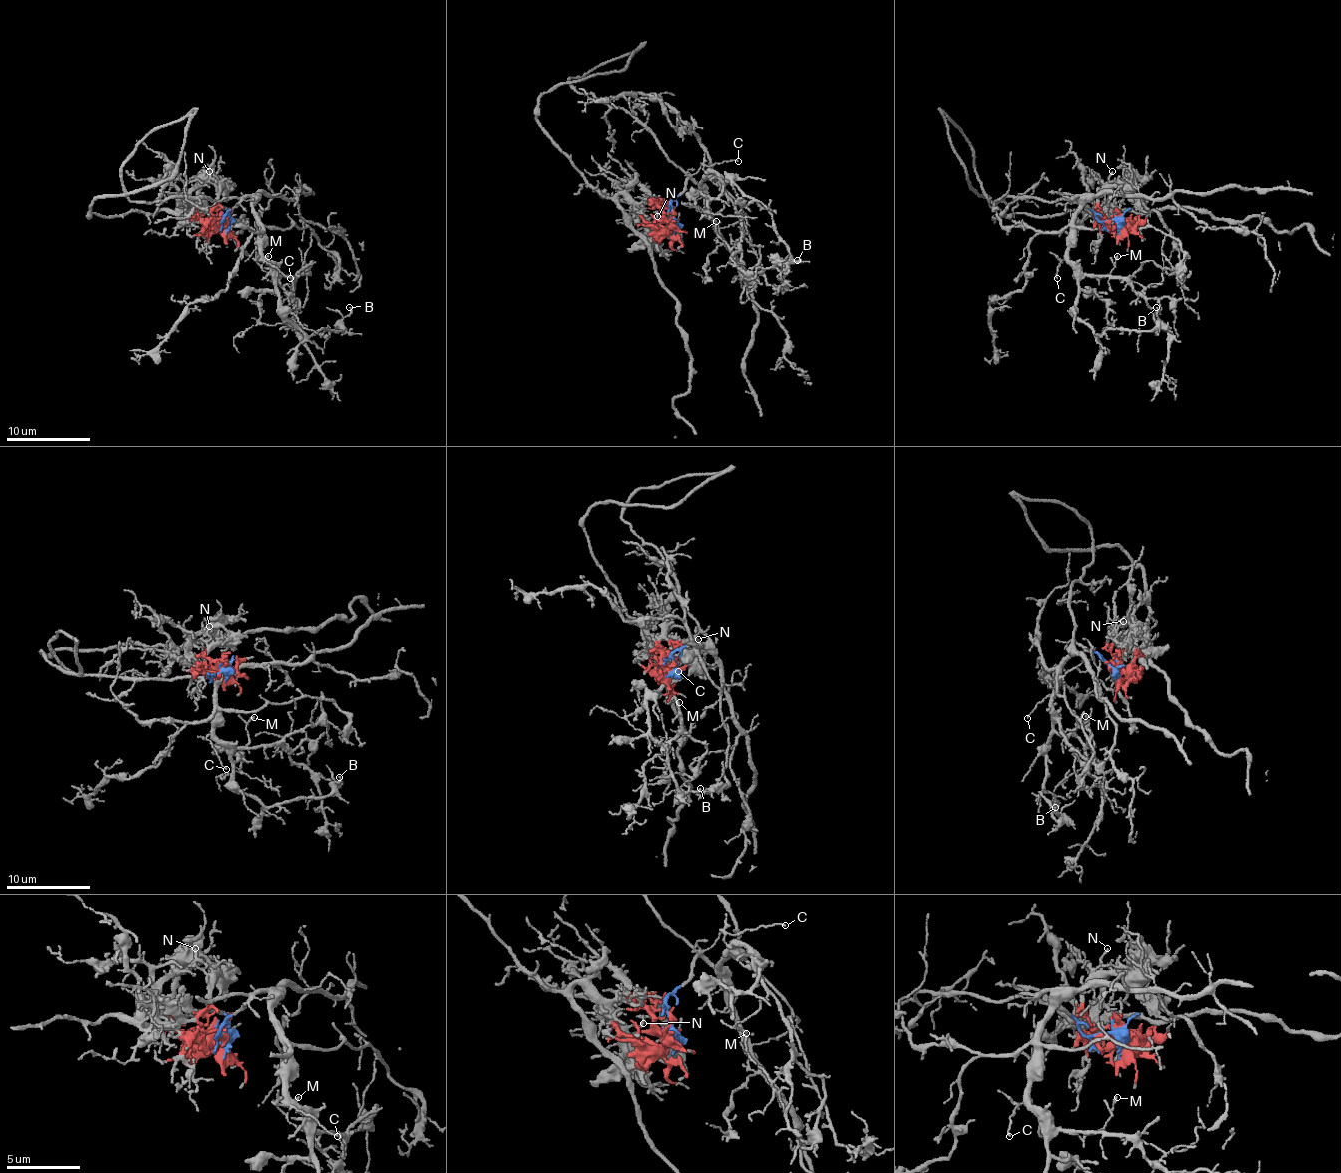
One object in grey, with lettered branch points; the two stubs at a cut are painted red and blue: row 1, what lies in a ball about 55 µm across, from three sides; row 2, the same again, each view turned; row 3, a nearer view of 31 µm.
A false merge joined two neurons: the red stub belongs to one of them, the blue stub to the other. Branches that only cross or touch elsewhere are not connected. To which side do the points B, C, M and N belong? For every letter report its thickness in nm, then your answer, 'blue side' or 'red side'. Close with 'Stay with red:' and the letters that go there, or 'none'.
B: 140 nm | blue side
C: 80 nm | blue side
M: 140 nm | blue side
N: 110 nm | red side
Stay with red: N

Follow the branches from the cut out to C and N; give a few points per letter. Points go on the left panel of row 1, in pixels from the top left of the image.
C: (226, 220), (223, 218), (236, 203), (249, 195), (251, 210), (261, 233), (261, 258), (290, 279)
N: (223, 220), (217, 216), (217, 189), (209, 172)

